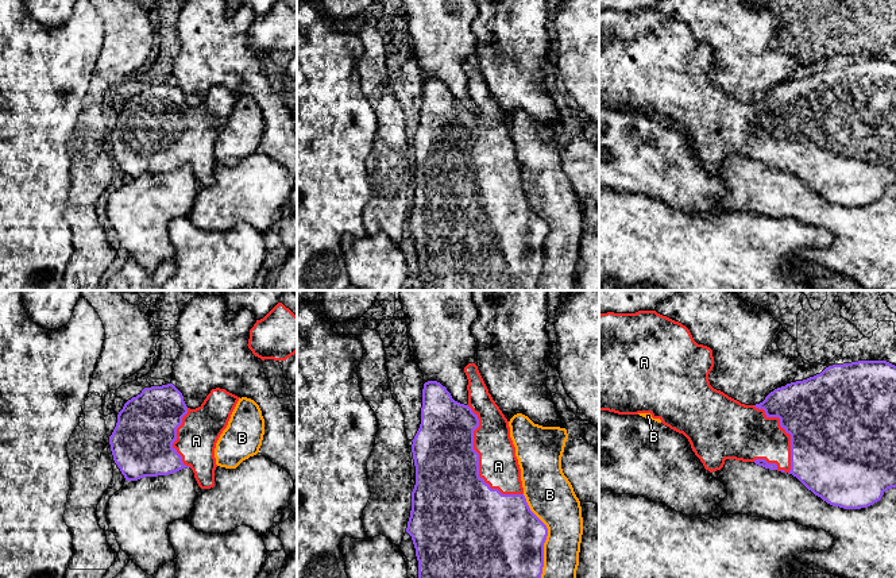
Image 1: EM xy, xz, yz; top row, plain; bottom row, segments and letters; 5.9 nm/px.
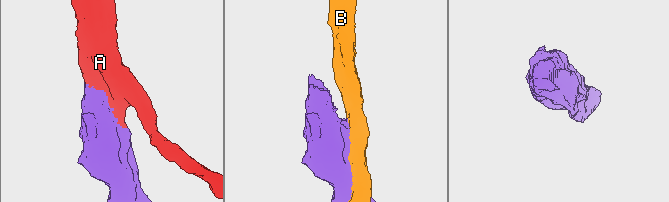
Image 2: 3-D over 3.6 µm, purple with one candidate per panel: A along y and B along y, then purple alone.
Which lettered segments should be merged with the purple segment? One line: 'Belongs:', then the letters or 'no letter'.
Belongs: A

